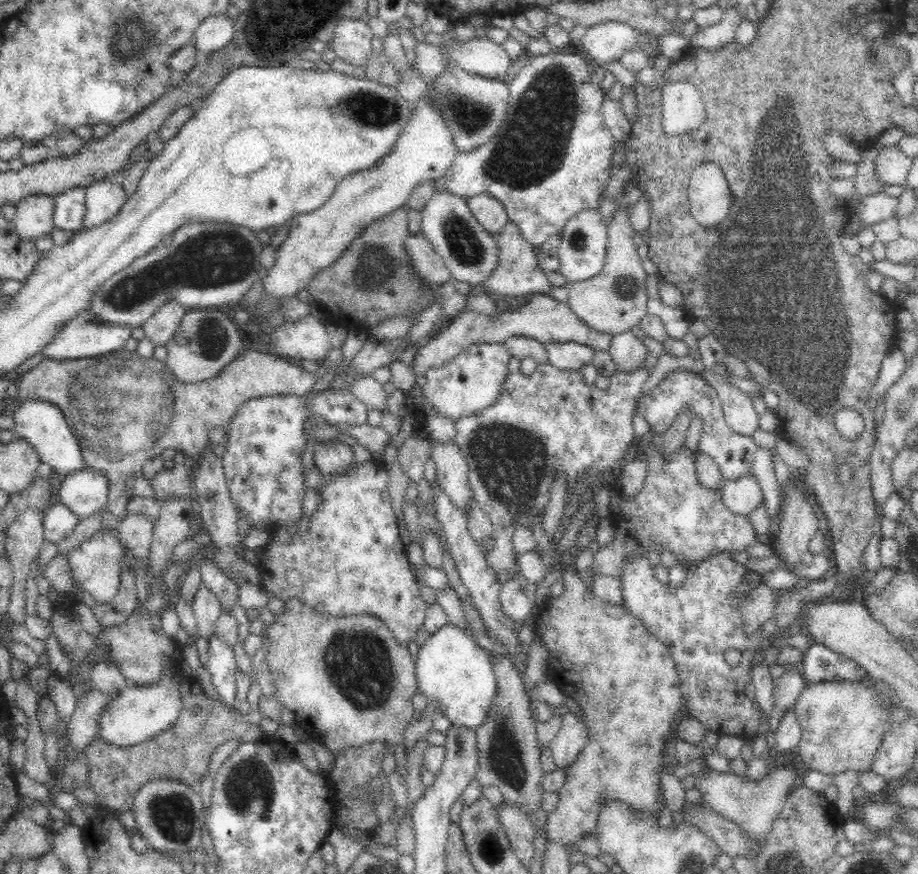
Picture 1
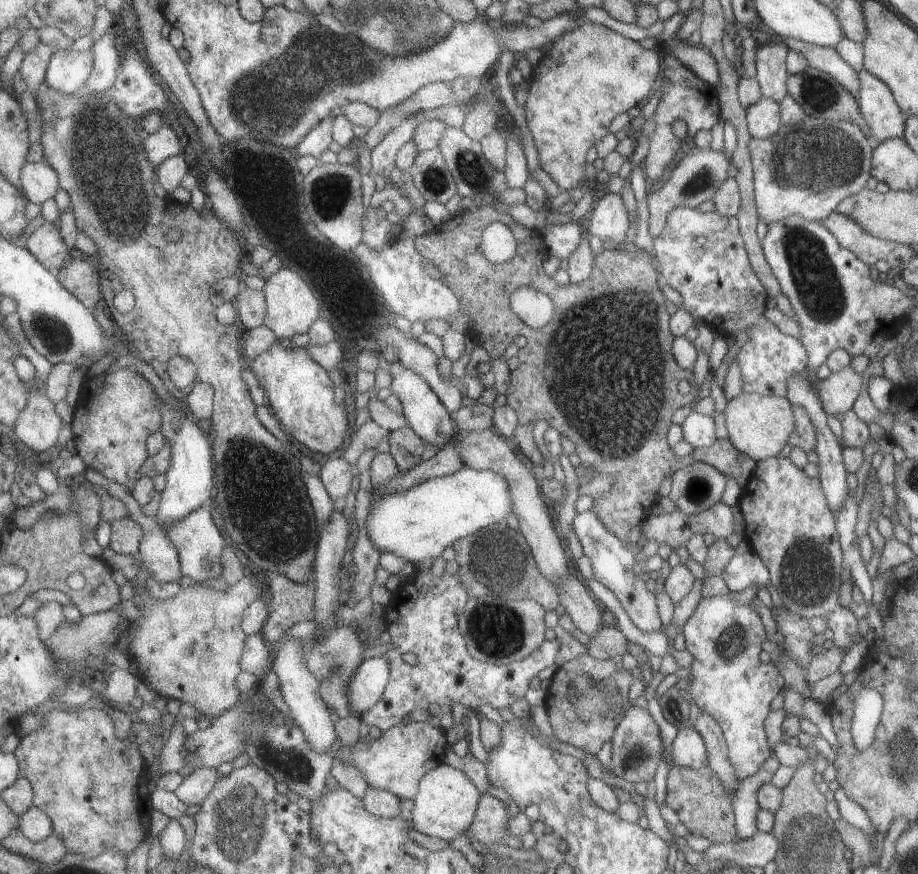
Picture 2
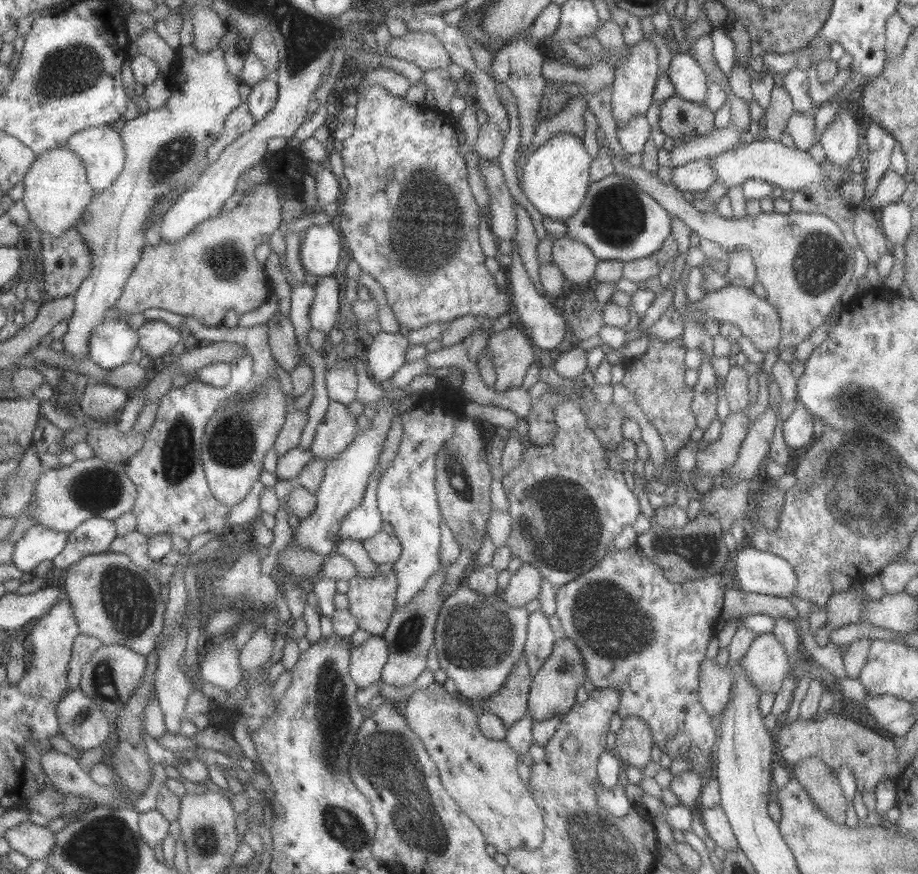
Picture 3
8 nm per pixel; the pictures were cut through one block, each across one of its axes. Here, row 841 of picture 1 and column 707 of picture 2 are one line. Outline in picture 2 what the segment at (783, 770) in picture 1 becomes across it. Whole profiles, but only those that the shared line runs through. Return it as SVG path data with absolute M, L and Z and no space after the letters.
M693 727L682 728L673 740L672 763L698 770L708 765L706 745L699 732Z

